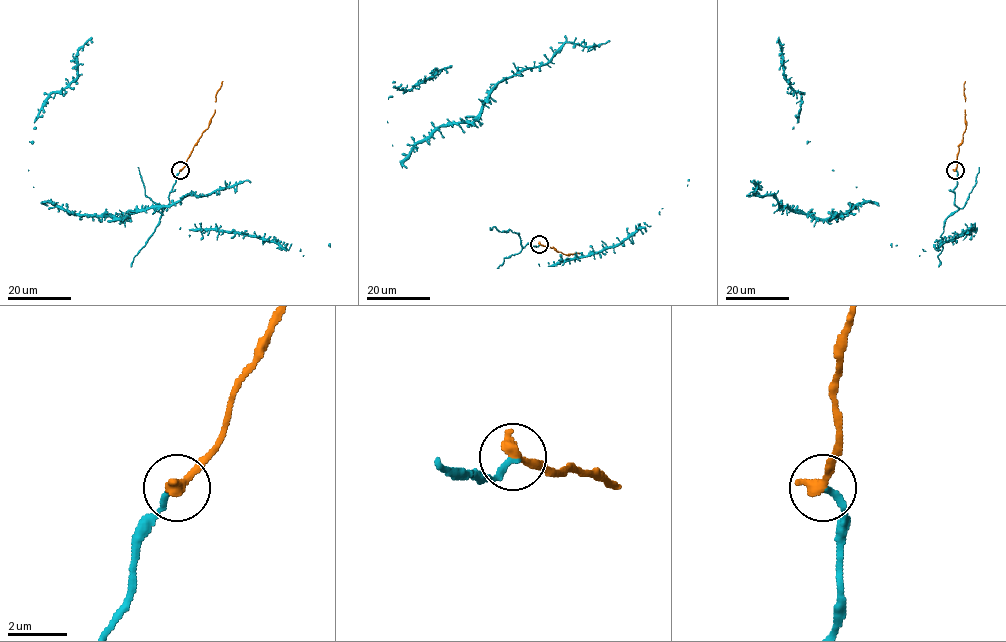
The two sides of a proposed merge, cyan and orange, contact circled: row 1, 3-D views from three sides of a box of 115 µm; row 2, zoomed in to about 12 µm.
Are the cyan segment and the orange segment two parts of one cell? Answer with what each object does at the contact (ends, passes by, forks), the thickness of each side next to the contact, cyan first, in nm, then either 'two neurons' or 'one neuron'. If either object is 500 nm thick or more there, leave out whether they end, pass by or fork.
cyan ends there; orange ends there; 220 nm thick on the cyan side, 440 nm on the other; one neuron

